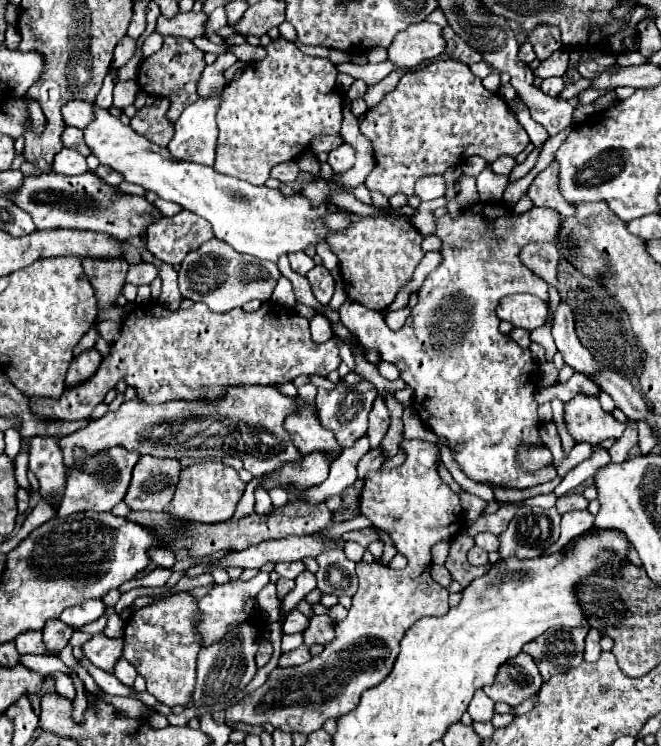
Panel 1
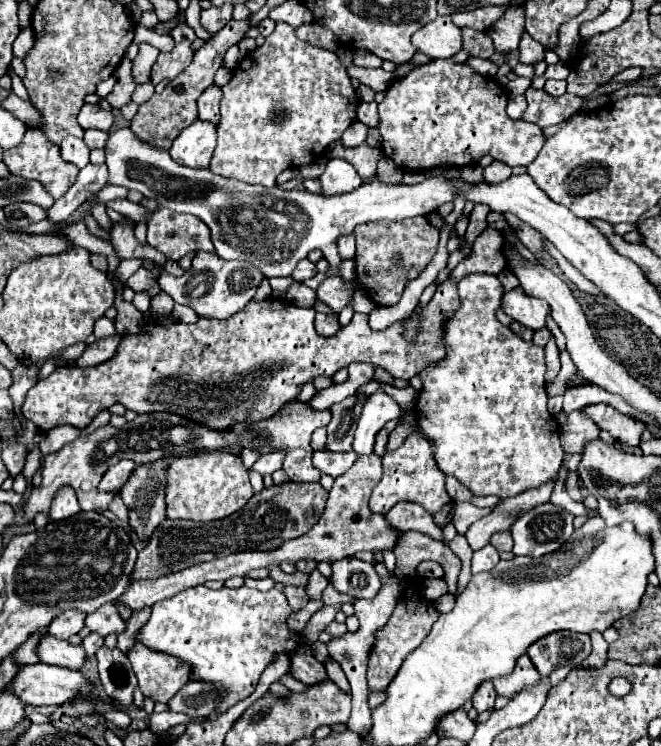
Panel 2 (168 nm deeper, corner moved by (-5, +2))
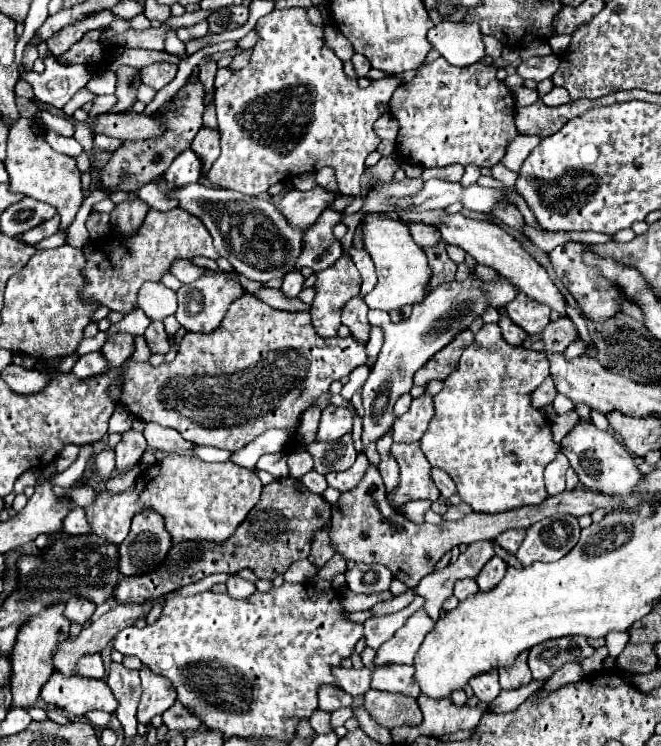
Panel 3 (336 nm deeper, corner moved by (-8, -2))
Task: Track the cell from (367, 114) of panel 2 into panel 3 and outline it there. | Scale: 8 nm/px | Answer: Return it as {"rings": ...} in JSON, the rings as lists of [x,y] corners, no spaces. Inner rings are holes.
{"rings":[[[383,114],[377,122],[375,122],[375,134],[381,140],[395,140],[399,132],[399,124],[391,114]]]}

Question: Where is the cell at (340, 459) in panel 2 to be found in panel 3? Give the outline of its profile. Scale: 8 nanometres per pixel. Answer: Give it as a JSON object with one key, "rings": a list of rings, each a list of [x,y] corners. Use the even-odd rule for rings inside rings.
{"rings":[[[361,452],[353,464],[353,468],[345,470],[345,472],[333,472],[333,474],[327,474],[327,482],[331,488],[339,490],[339,492],[349,492],[357,486],[357,482],[361,482],[361,478],[365,476],[365,470],[369,468],[369,462],[367,462],[367,456]]]}

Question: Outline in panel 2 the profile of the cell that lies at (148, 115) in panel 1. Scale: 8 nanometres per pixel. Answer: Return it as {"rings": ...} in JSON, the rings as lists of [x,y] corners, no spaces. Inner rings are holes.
{"rings":[[[250,18],[246,20],[230,20],[222,30],[218,30],[218,34],[214,34],[196,54],[194,54],[194,60],[192,64],[182,72],[178,74],[174,80],[170,80],[166,84],[166,88],[160,92],[160,94],[154,94],[148,102],[144,102],[138,110],[138,114],[134,116],[134,120],[130,122],[130,130],[144,142],[152,144],[152,146],[158,146],[158,148],[170,148],[174,138],[178,136],[178,132],[186,126],[190,126],[196,116],[198,116],[198,110],[196,110],[196,98],[202,94],[202,90],[206,90],[212,82],[214,82],[214,72],[222,66],[222,60],[224,60],[224,54],[226,50],[232,46],[232,44],[238,44],[248,30],[252,30],[252,22]]]}

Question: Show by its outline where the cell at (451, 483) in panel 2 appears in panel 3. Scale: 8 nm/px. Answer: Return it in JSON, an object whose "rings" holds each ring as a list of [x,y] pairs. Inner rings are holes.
{"rings":[[[431,468],[431,478],[433,478],[433,482],[435,482],[435,486],[439,488],[439,492],[441,492],[443,498],[451,498],[451,496],[457,492],[455,482],[453,482],[453,480],[449,478],[449,474],[445,474],[443,470]]]}

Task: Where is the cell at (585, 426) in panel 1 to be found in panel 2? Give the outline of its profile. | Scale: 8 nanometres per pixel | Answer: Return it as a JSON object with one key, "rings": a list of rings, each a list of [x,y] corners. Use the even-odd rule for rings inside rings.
{"rings":[[[590,404],[582,408],[582,412],[592,418],[602,430],[610,432],[618,442],[628,444],[628,446],[638,446],[640,444],[640,434],[644,432],[644,424],[620,414],[612,406],[606,404]]]}

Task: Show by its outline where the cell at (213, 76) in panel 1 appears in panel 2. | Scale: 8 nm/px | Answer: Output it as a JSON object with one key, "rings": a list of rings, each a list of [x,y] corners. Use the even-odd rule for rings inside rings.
{"rings":[[[216,84],[208,86],[198,98],[198,118],[210,120],[210,122],[216,124],[218,118],[220,118],[220,112],[218,112],[220,98],[222,98],[222,88],[216,86]]]}

